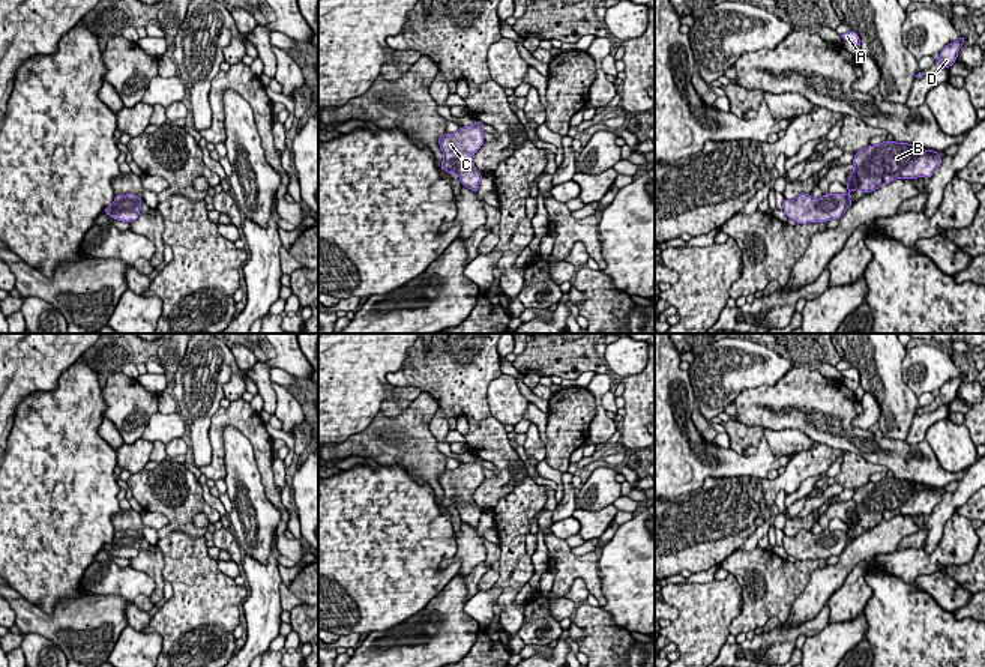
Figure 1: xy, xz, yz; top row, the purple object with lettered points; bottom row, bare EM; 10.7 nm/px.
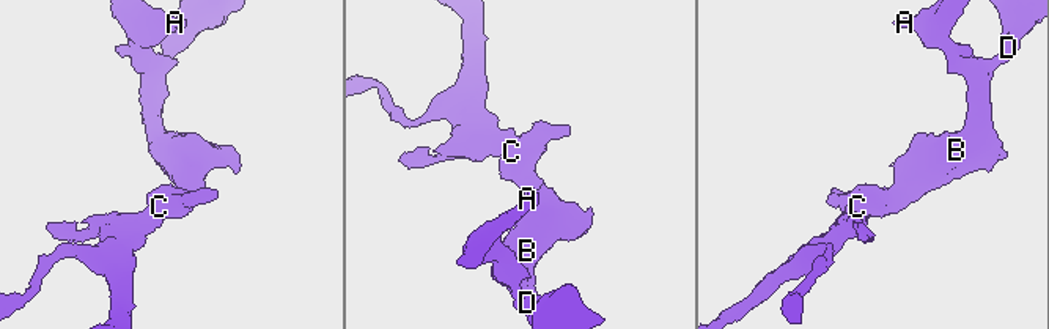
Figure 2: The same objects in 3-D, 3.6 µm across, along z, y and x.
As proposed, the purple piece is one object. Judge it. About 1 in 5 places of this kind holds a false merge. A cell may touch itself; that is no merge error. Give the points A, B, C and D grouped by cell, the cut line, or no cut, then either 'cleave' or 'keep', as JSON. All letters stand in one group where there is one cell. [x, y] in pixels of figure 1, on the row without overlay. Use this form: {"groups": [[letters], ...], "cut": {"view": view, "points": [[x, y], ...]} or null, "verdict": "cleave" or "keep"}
{"groups": [["A", "B", "C", "D"]], "cut": null, "verdict": "keep"}

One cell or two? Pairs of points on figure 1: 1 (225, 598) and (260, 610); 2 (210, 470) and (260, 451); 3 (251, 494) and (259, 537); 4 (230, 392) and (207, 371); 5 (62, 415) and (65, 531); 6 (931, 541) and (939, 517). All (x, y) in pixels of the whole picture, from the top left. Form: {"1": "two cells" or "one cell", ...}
{"1": "two cells", "2": "one cell", "3": "one cell", "4": "two cells", "5": "one cell", "6": "one cell"}

